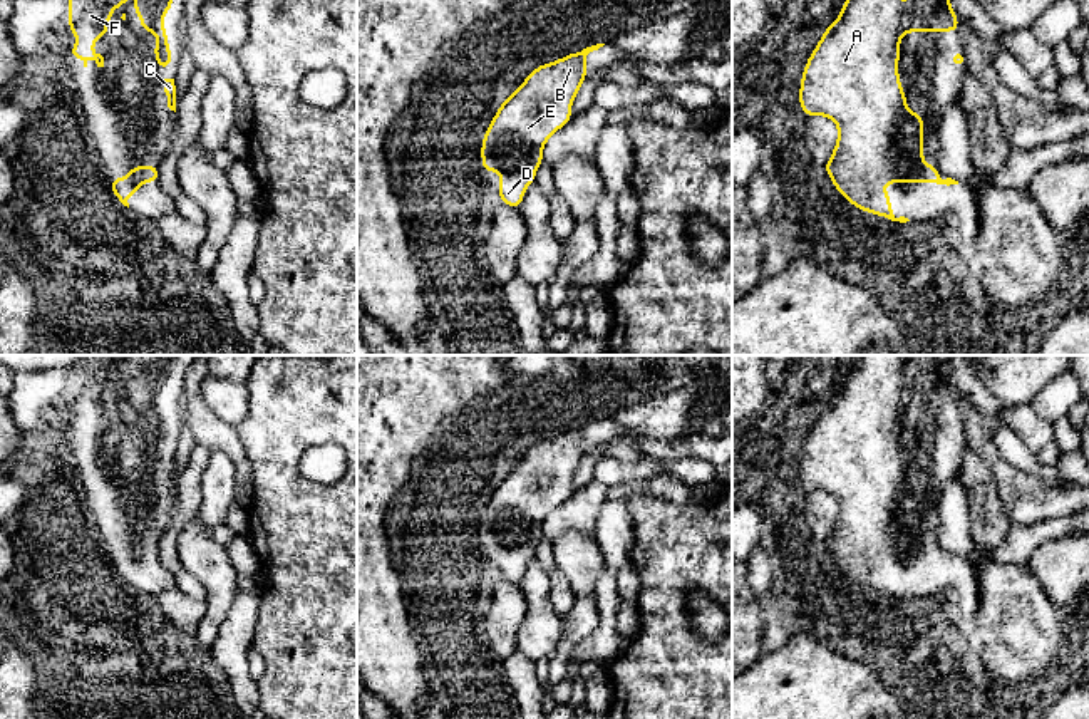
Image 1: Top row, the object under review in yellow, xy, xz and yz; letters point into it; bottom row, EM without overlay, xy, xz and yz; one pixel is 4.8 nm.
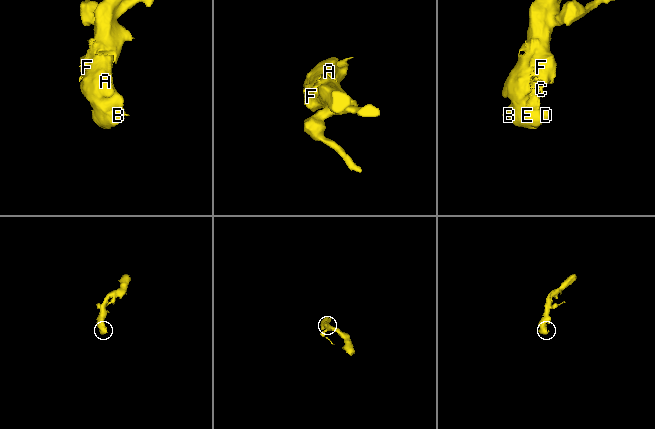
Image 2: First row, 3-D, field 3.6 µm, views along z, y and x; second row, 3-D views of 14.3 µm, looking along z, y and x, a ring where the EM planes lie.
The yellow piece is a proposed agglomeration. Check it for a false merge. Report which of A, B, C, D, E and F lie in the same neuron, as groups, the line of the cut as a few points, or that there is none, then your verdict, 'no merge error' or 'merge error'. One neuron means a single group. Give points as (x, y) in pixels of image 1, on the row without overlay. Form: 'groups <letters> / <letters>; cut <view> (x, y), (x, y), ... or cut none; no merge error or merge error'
groups A B C D E F; cut none; no merge error

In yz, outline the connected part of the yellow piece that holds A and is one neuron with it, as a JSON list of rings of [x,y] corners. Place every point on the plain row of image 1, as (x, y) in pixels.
[[[854,355],[838,396],[831,402],[826,402],[803,446],[799,479],[804,491],[828,491],[839,504],[833,531],[823,545],[831,551],[838,568],[841,568],[851,580],[861,587],[891,597],[906,598],[910,595],[905,592],[896,593],[893,590],[890,568],[880,561],[881,558],[958,560],[958,556],[952,553],[942,555],[937,550],[940,545],[938,538],[933,541],[923,540],[923,489],[910,488],[906,484],[906,469],[901,466],[900,447],[895,444],[895,441],[900,439],[900,412],[903,409],[958,406],[960,397],[950,382],[948,359],[950,355],[910,355],[910,374],[905,380],[908,394],[901,397],[898,364],[885,364],[883,355]]]

